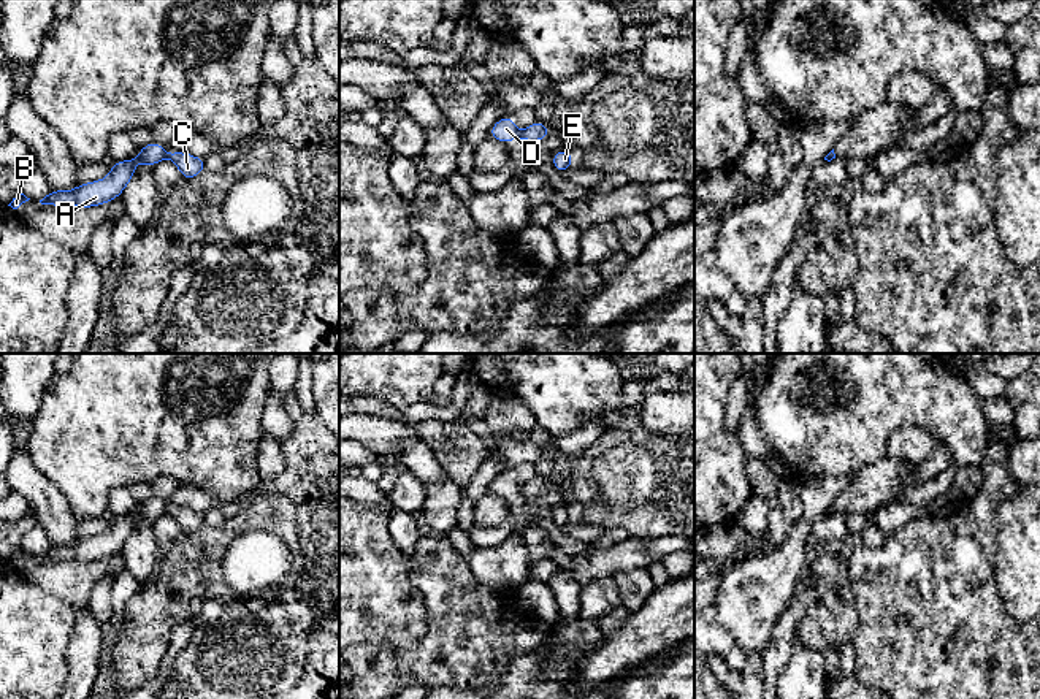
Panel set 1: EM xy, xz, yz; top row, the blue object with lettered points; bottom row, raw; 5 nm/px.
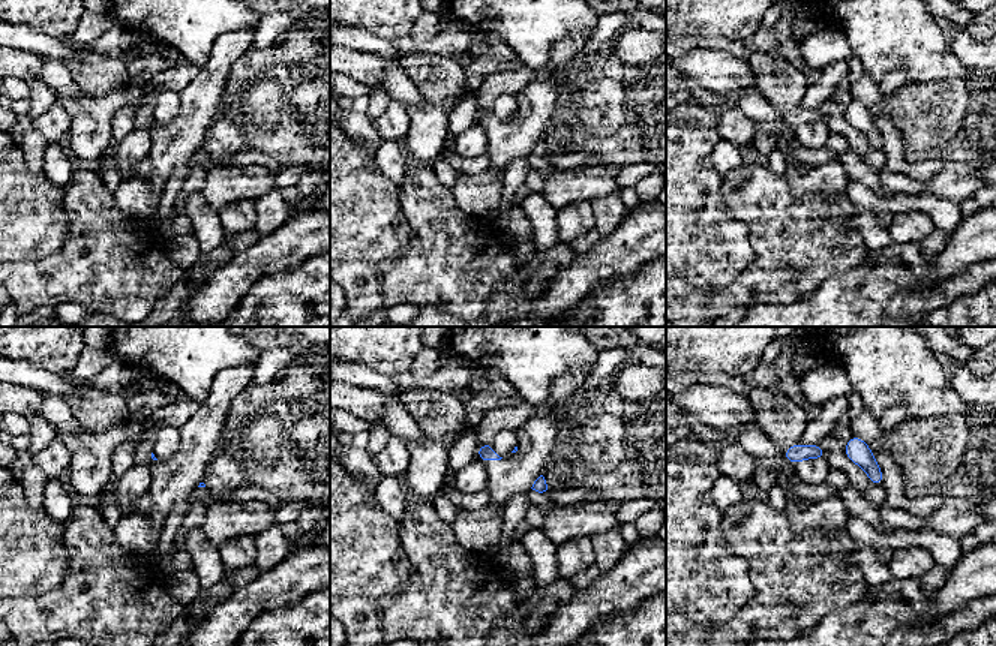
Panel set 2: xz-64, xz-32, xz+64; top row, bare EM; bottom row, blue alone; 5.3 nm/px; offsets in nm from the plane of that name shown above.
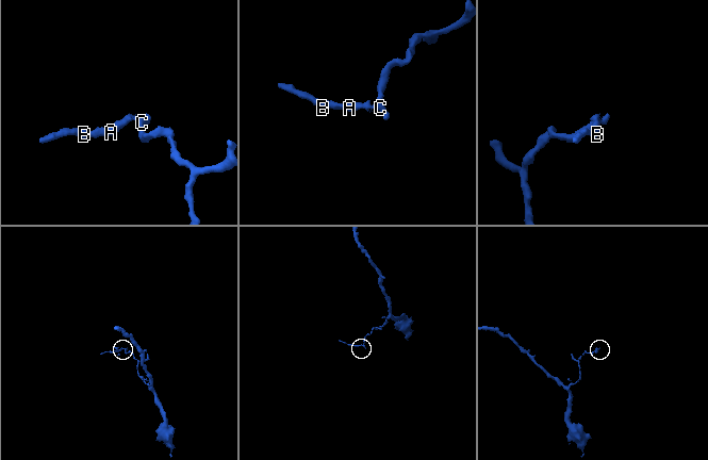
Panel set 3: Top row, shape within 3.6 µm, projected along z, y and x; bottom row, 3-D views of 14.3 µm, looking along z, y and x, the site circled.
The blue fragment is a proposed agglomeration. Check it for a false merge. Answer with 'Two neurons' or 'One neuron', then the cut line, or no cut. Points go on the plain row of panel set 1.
Two neurons. Split along xz (519, 487), (522, 493)

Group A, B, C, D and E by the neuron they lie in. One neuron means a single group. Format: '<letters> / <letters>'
A B D / C E

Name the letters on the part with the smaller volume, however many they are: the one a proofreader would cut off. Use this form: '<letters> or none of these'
A, B, D

